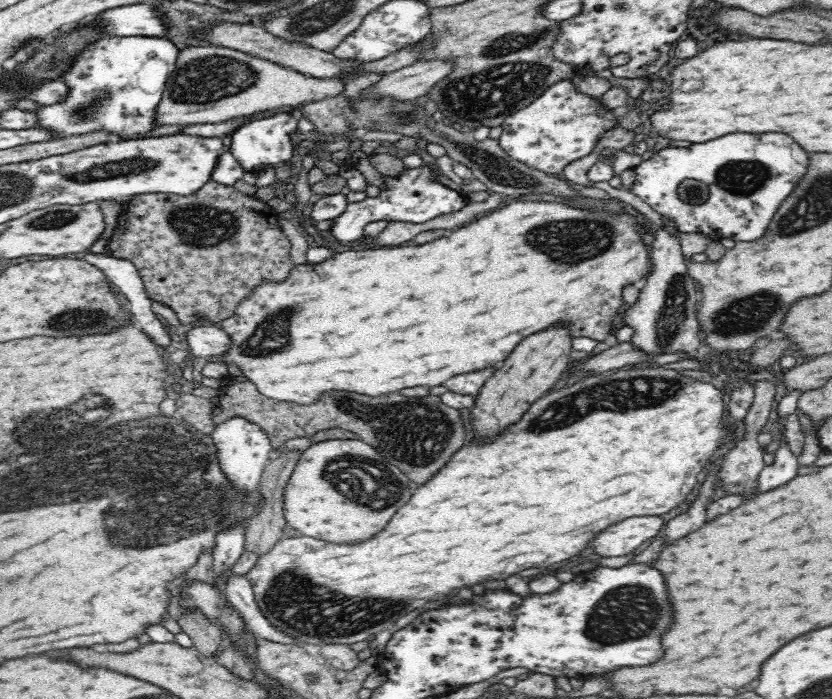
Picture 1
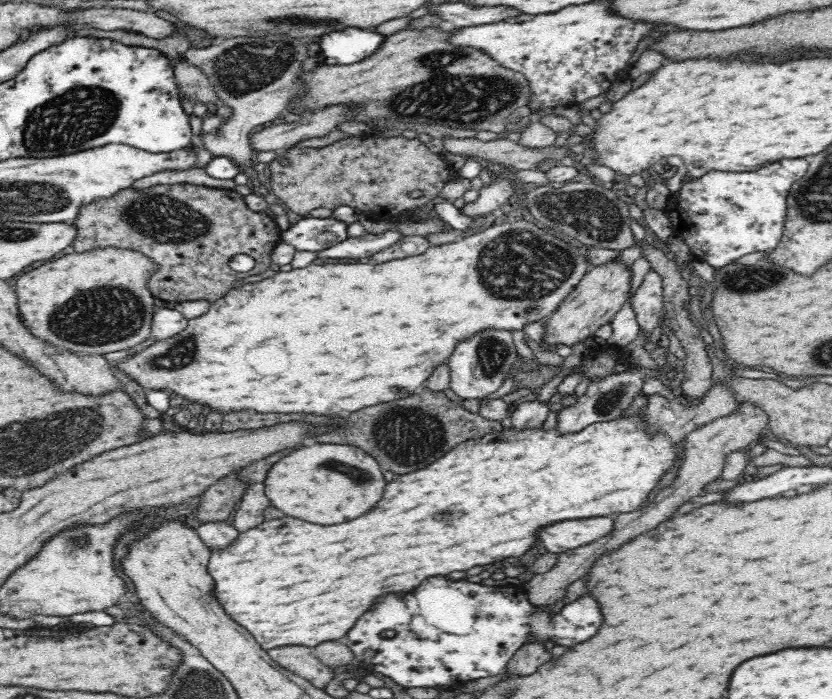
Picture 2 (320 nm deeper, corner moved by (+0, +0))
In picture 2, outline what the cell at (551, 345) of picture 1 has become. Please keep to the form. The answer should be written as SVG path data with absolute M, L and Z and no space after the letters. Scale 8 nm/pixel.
M621 255L612 260L594 266L587 271L583 280L574 287L567 298L549 316L544 340L547 344L565 344L571 347L576 342L588 341L594 331L604 324L611 324L614 315L624 306L628 300L632 288L633 274L623 263Z

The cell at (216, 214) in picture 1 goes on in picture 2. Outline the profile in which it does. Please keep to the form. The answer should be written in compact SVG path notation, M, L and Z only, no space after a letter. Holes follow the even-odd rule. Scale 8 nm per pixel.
M191 183L157 184L142 189L128 186L110 198L98 198L83 204L72 225L76 229L76 244L73 246L78 253L98 246L100 248L118 246L118 248L131 248L149 256L159 266L148 280L149 289L155 298L175 303L202 298L213 303L240 285L243 278L262 274L271 265L270 252L278 244L280 237L275 219L252 212L244 203L244 197L238 192ZM234 254L249 254L256 260L256 266L249 274L234 272L227 266L228 260Z

